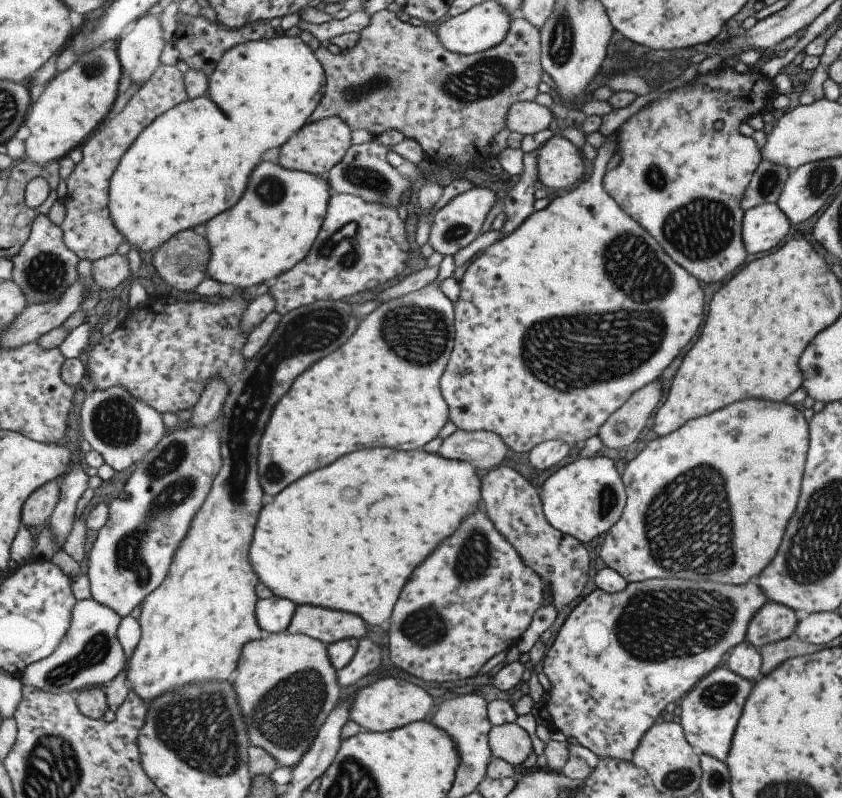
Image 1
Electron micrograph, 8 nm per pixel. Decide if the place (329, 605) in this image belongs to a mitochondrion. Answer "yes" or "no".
no

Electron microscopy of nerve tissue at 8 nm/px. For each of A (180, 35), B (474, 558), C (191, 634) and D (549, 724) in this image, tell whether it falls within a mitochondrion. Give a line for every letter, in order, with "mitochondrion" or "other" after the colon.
A: other
B: mitochondrion
C: other
D: other

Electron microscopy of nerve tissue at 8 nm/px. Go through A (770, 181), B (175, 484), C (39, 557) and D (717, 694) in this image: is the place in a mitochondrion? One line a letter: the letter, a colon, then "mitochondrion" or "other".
A: mitochondrion
B: mitochondrion
C: other
D: mitochondrion

